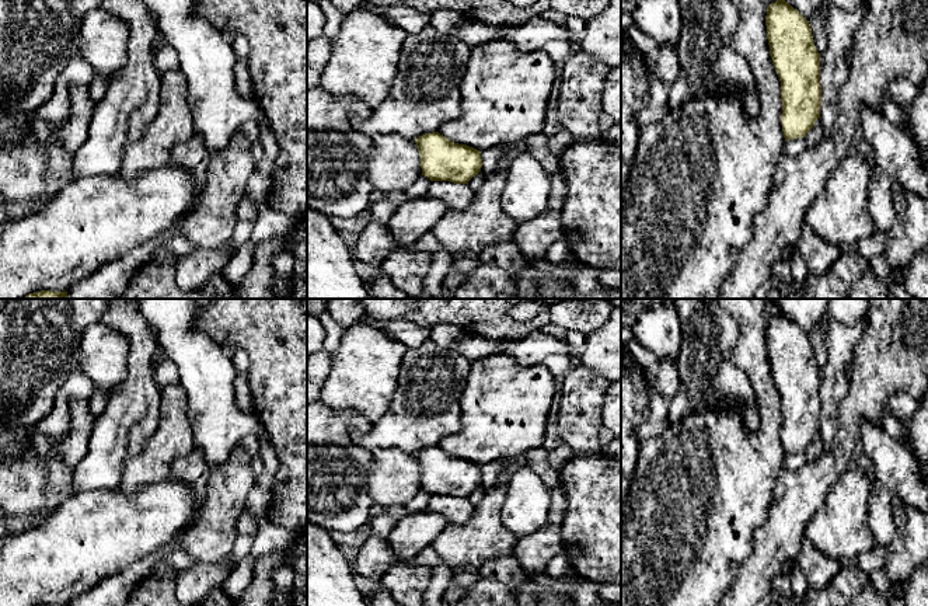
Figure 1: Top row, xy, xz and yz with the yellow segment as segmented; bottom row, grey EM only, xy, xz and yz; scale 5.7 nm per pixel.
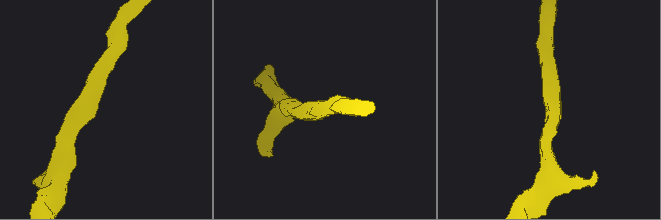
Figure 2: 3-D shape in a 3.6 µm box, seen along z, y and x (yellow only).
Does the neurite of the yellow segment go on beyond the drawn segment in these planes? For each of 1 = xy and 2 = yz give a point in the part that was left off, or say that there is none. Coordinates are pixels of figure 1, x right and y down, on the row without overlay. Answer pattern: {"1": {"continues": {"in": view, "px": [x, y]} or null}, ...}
{"1": {"continues": null}, "2": {"continues": null}}

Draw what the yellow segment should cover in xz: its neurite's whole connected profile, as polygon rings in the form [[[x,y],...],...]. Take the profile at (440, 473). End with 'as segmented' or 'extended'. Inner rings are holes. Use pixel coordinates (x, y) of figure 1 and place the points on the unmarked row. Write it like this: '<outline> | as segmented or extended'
[[[439,446],[425,447],[415,457],[421,469],[422,490],[430,495],[468,498],[481,485],[479,464],[454,457]]] | as segmented

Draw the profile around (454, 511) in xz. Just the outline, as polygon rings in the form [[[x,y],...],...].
[[[430,495],[425,511],[440,513],[451,523],[464,523],[471,518],[474,505],[468,498]]]

